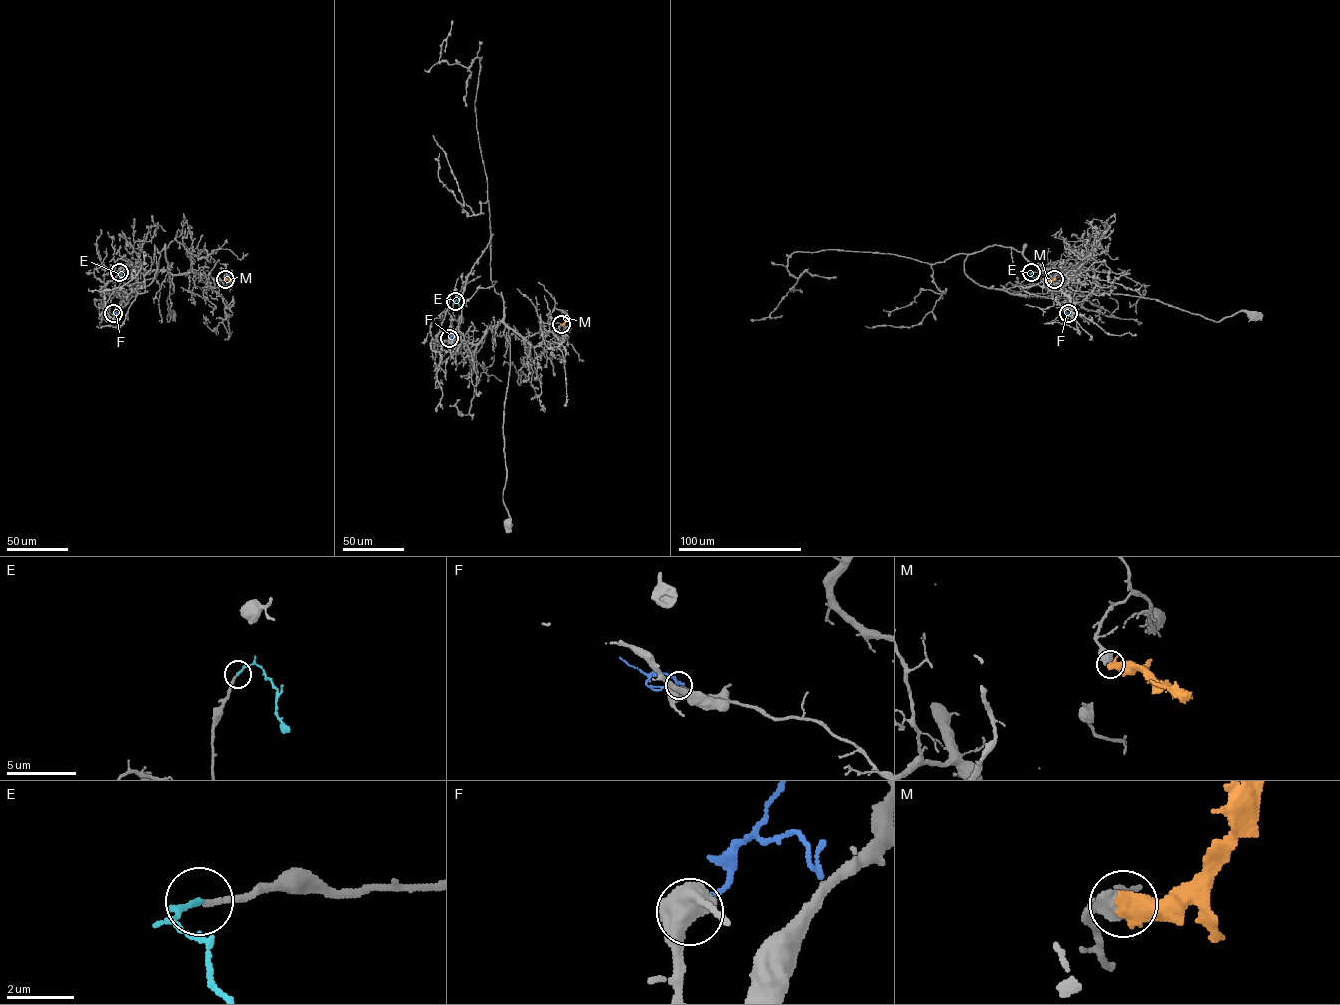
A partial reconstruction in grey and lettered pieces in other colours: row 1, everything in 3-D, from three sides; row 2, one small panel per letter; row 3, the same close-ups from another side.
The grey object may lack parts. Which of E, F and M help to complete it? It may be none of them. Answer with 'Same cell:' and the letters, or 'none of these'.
Same cell: E

